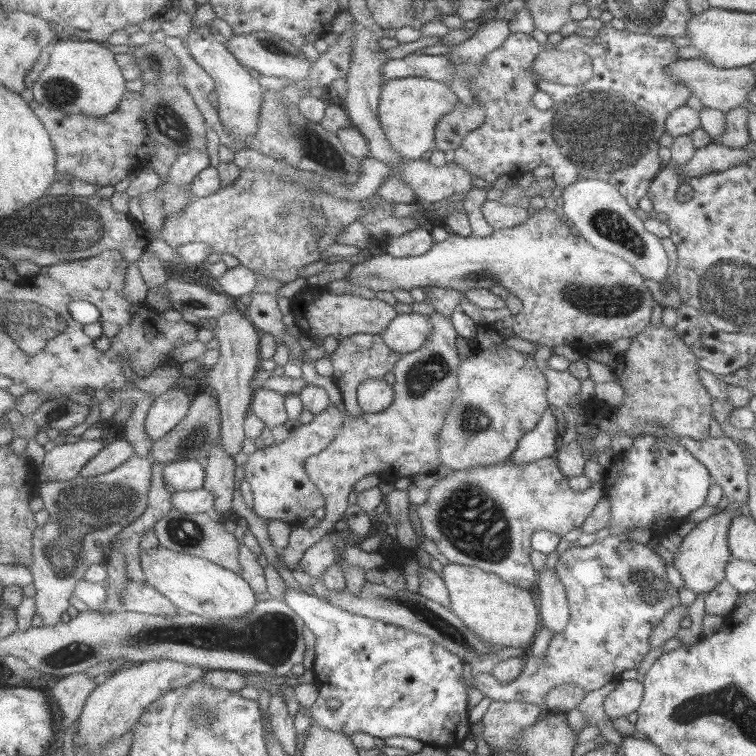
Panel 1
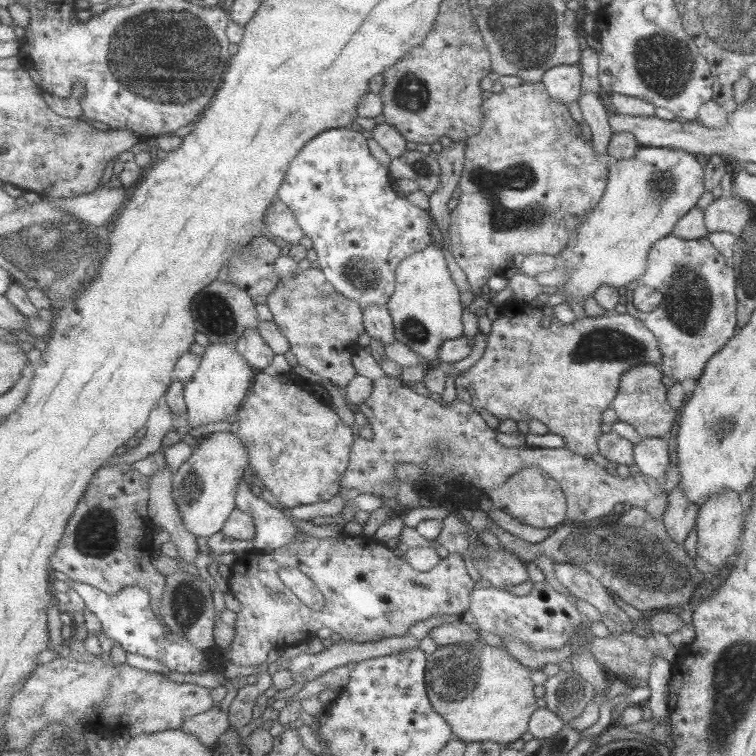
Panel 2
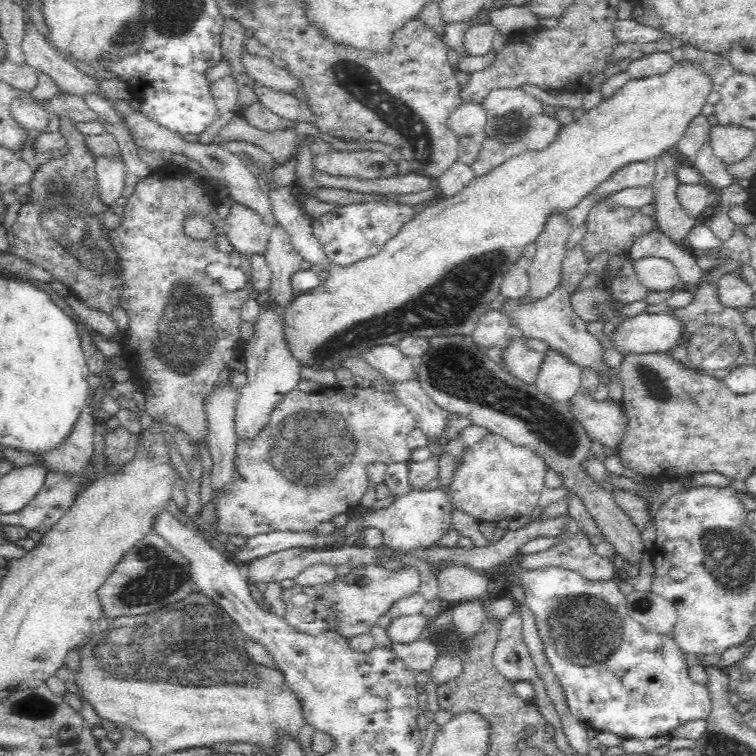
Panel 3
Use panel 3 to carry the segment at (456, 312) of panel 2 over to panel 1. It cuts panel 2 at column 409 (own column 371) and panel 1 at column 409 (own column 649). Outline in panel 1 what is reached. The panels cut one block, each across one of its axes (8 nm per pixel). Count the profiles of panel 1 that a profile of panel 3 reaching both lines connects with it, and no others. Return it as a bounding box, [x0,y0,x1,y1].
[380,76,461,161]

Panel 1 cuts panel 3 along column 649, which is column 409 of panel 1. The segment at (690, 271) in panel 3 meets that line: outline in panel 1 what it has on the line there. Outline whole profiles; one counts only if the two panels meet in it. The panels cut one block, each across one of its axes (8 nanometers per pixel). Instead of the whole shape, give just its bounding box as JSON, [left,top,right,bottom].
[386,226,436,258]

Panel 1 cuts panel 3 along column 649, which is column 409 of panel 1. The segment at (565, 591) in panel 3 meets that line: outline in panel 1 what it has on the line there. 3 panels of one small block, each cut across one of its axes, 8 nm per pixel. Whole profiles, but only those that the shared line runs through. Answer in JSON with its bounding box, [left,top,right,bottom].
[284,589,471,749]

